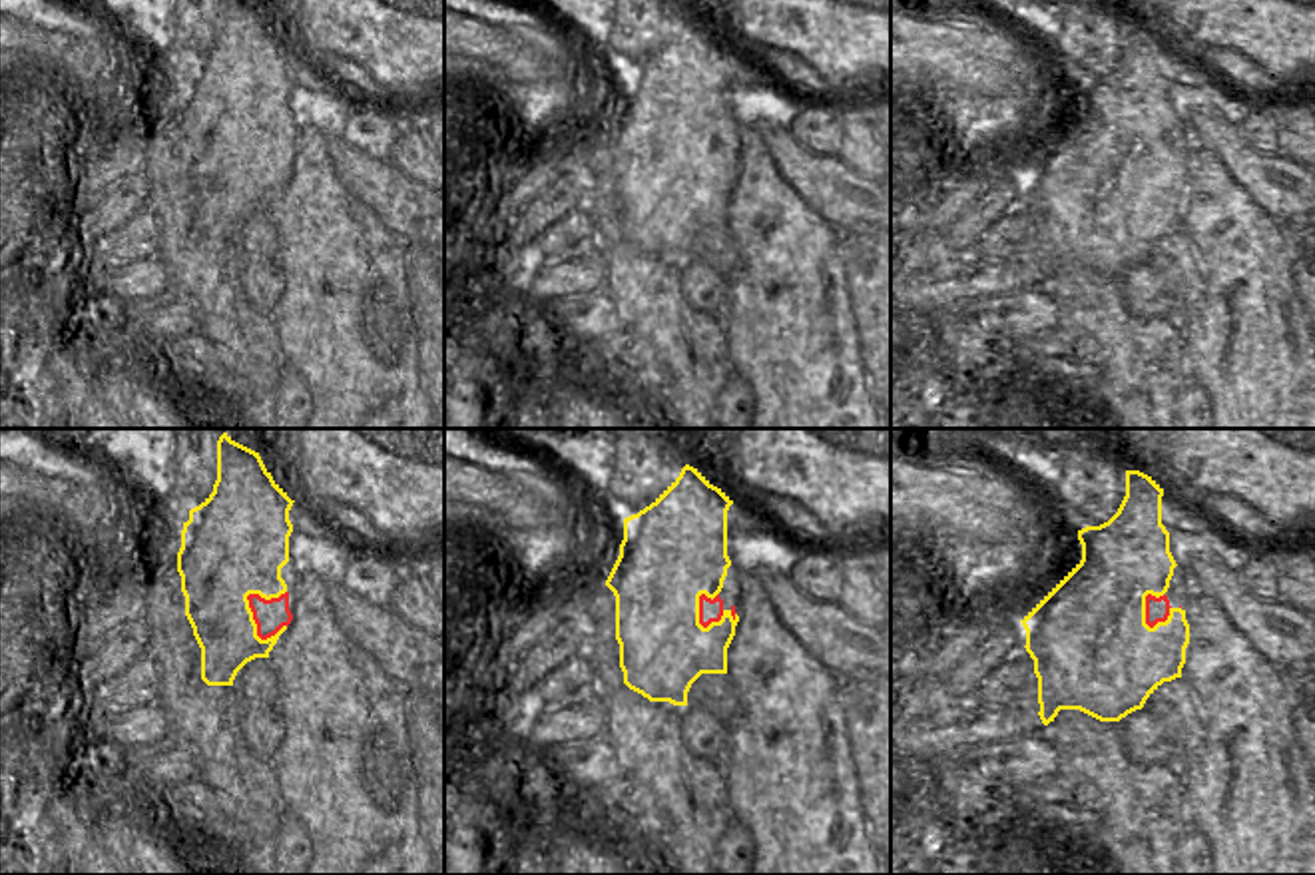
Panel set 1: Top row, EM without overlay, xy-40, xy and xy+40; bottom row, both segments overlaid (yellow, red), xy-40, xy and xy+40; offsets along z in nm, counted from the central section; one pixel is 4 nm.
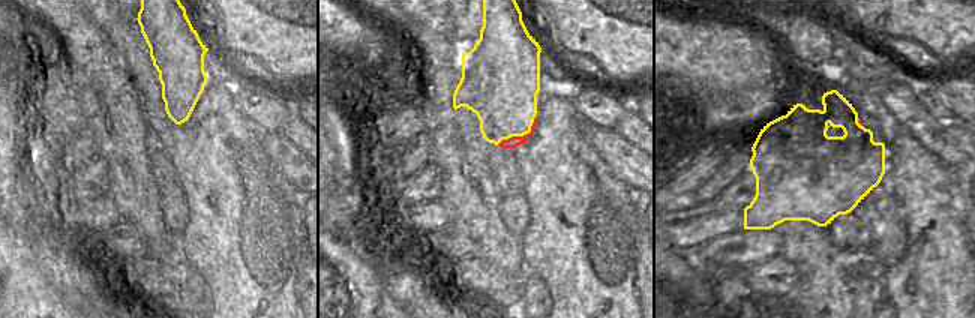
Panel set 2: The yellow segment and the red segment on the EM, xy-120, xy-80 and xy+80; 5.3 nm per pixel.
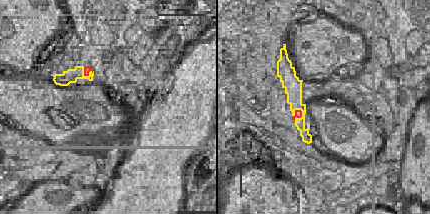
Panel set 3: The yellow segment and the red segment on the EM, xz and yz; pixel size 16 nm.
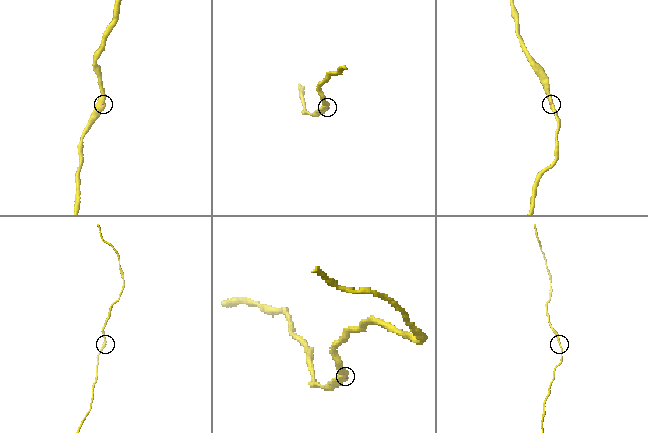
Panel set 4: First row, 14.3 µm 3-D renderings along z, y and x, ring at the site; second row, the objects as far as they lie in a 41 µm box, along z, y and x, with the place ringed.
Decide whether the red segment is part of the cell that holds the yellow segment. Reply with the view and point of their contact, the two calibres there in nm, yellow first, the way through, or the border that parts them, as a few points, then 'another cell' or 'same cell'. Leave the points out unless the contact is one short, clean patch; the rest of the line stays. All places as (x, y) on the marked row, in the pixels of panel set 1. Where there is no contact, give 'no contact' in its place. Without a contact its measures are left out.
xy-40 (248, 600) | 420/130 nm | along xy-40 (285, 590), (269, 598), (248, 596), (256, 634), (262, 640) | another cell

